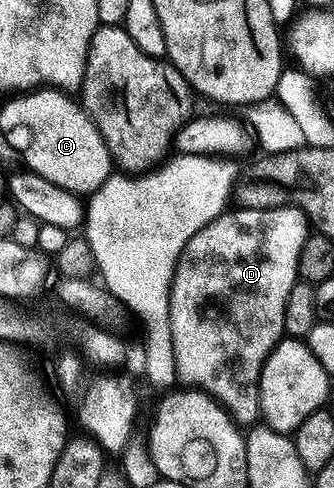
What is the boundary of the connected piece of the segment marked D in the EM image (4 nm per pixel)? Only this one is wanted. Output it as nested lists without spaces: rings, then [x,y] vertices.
[[[283,206],[252,210],[235,207],[192,234],[176,262],[170,287],[170,325],[178,380],[218,401],[238,426],[259,423],[260,374],[264,370],[264,362],[283,339],[286,330],[284,306],[292,286],[300,280],[298,255],[307,235],[308,221],[301,208]]]

